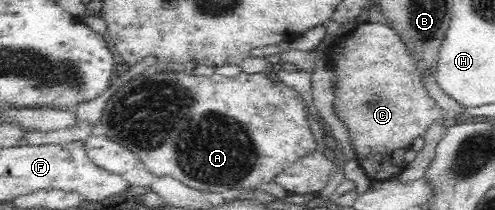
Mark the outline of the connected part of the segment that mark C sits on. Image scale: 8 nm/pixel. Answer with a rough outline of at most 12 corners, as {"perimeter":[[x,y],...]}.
{"perimeter":[[382,24],[330,49],[335,107],[370,178],[397,176],[442,110]]}

